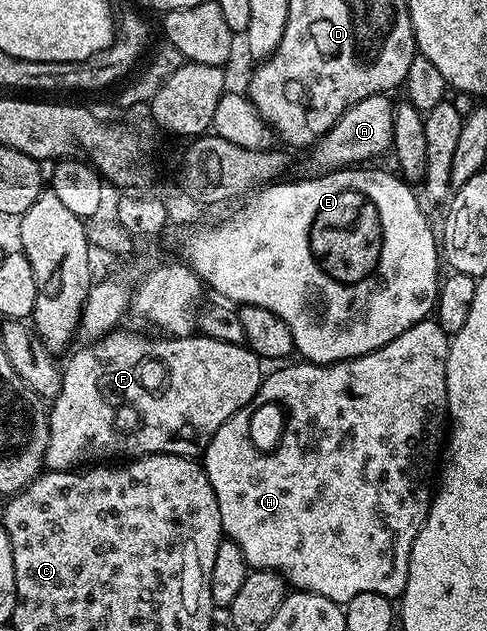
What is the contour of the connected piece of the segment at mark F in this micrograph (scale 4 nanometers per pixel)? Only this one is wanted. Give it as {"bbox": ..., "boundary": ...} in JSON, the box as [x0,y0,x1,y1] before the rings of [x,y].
{"bbox":[45,330,264,472],"boundary":[[[115,330],[107,332],[100,340],[87,343],[80,352],[76,353],[70,361],[65,362],[62,368],[62,386],[57,396],[53,397],[48,408],[50,418],[50,437],[46,451],[45,467],[52,472],[69,472],[79,466],[89,465],[91,462],[102,462],[105,456],[122,456],[118,458],[137,458],[151,456],[152,454],[176,454],[198,458],[205,453],[208,442],[212,442],[212,434],[232,418],[241,408],[247,407],[258,393],[258,387],[264,379],[263,361],[255,352],[250,351],[246,344],[233,344],[220,342],[216,338],[208,338],[201,334],[193,336],[176,336],[162,338],[166,340],[149,340],[146,336],[137,336],[134,332]]]}

